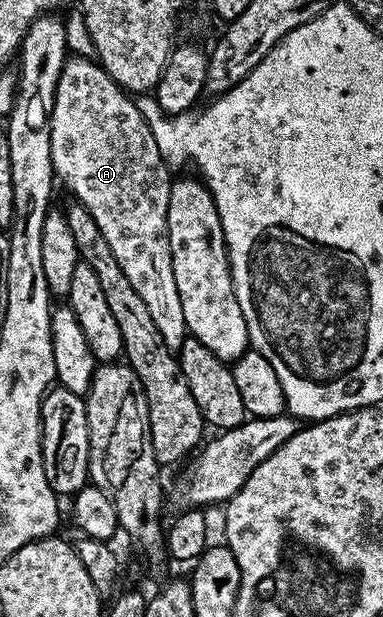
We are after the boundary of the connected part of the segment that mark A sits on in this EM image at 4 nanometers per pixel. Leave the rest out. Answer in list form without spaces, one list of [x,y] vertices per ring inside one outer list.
[[[68,58],[61,70],[52,111],[52,170],[59,183],[61,180],[76,195],[73,197],[87,210],[90,218],[98,222],[102,238],[106,238],[114,258],[118,258],[122,274],[130,278],[130,286],[134,286],[134,290],[138,290],[142,297],[142,302],[146,302],[146,310],[150,310],[150,318],[154,318],[154,326],[158,326],[158,334],[162,334],[166,346],[179,350],[189,335],[189,330],[182,314],[182,298],[178,298],[178,286],[174,282],[168,237],[168,207],[174,176],[173,173],[168,173],[168,168],[164,165],[166,156],[158,150],[153,125],[148,125],[147,118],[132,100],[135,99],[123,88],[119,88],[99,63],[92,61],[91,64],[88,60]]]

